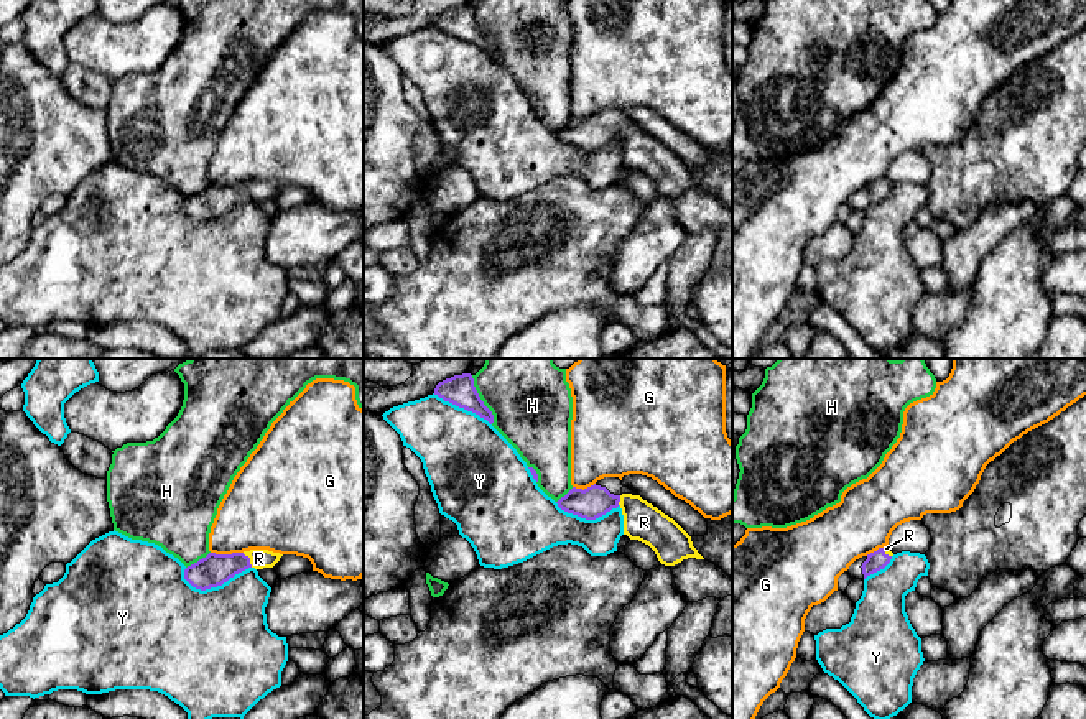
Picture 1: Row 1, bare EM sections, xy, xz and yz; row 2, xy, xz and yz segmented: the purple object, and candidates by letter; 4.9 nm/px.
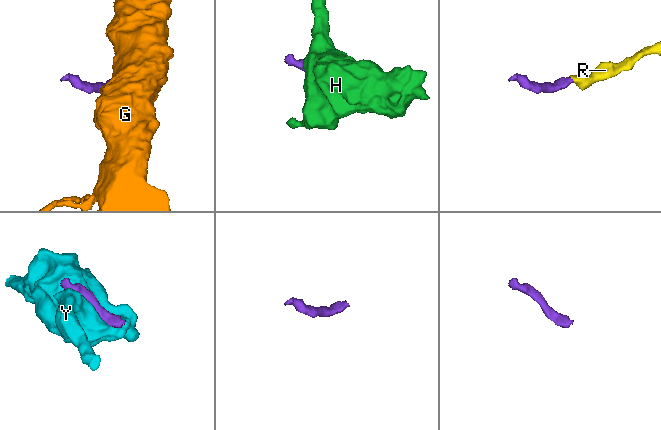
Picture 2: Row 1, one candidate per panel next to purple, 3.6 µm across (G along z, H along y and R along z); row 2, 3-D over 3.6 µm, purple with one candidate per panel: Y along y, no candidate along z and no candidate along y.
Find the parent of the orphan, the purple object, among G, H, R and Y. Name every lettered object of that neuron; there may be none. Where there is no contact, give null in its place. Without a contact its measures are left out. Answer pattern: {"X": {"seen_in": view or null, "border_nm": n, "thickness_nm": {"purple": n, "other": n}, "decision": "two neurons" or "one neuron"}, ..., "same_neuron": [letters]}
{"G": {"seen_in": "xy", "border_nm": 160, "thickness_nm": {"purple": 160, "other": 360}, "decision": "two neurons"}, "H": {"seen_in": "xz", "border_nm": 260, "thickness_nm": {"purple": 150, "other": 400}, "decision": "two neurons"}, "R": {"seen_in": "xy", "border_nm": 90, "thickness_nm": {"purple": 160, "other": 100}, "decision": "one neuron"}, "Y": {"seen_in": "xy", "border_nm": 340, "thickness_nm": {"purple": 160, "other": 480}, "decision": "two neurons"}, "same_neuron": ["R"]}

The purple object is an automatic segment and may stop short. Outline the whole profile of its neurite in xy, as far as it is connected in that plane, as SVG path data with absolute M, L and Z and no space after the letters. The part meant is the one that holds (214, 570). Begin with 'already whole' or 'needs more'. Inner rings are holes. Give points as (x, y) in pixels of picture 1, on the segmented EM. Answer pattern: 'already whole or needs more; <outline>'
needs more; M250 550L232 554L209 553L184 569L184 579L196 589L206 591L222 586L235 574L255 568L273 568L283 554L268 550Z

